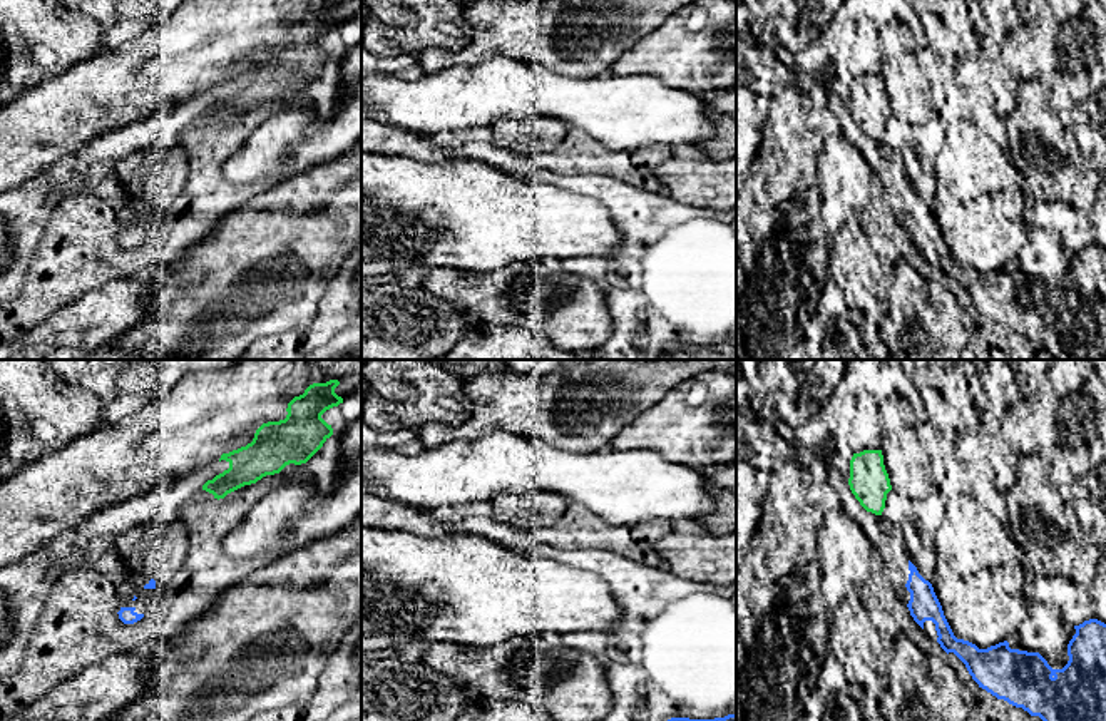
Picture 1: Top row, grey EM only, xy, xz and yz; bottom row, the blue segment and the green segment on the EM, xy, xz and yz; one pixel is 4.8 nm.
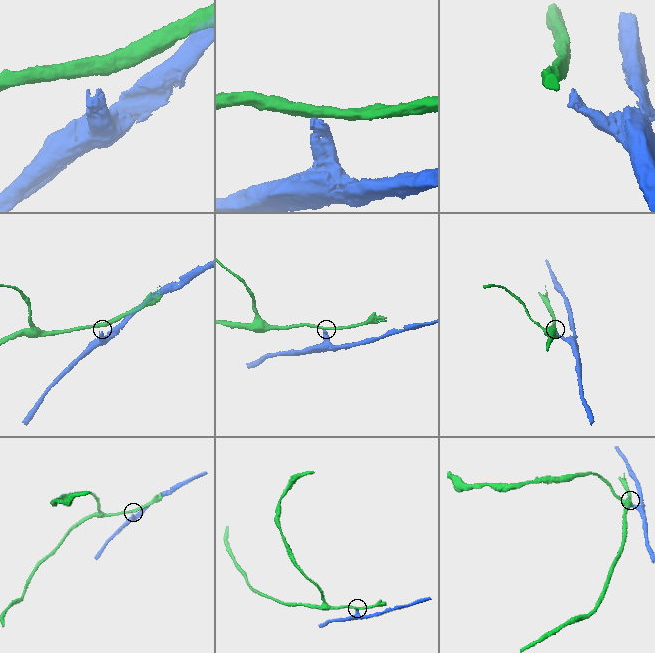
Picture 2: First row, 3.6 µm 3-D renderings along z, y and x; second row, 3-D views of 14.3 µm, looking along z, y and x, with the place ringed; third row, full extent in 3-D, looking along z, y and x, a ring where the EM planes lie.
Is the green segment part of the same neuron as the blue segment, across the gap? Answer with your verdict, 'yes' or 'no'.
no

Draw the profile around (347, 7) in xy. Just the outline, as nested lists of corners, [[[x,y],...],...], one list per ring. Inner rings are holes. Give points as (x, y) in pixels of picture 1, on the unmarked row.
[[[311,0],[315,8],[326,8],[330,5],[338,5],[340,10],[335,13],[335,18],[343,25],[350,20],[356,8],[361,7],[361,0]]]

